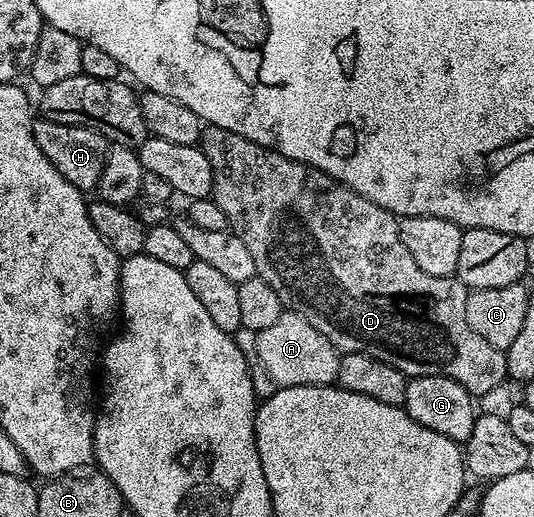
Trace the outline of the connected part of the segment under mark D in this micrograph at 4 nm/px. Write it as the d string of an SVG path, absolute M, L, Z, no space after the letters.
M207 125L203 129L200 149L204 152L204 156L208 156L208 164L212 164L214 202L220 204L220 209L224 211L227 227L233 230L236 236L240 236L240 240L244 240L248 252L252 255L252 260L256 260L257 277L272 284L272 292L276 292L276 296L280 296L283 307L290 312L300 311L308 320L308 324L312 324L324 336L328 336L328 340L337 350L340 352L358 351L372 356L376 360L384 360L384 364L392 364L392 368L396 368L401 374L410 378L420 376L451 378L456 380L456 384L460 384L471 396L489 392L491 388L501 386L507 381L505 353L492 348L492 344L488 344L488 340L476 336L476 332L472 332L472 328L468 328L468 316L464 316L467 286L463 282L459 282L457 277L428 276L428 272L416 268L416 260L412 260L408 248L404 248L404 244L400 241L398 218L395 214L380 208L380 204L372 204L372 200L360 196L352 188L348 188L332 176L328 176L308 164L292 160L280 152L269 150L266 146L256 144L236 132L228 132L219 126Z

